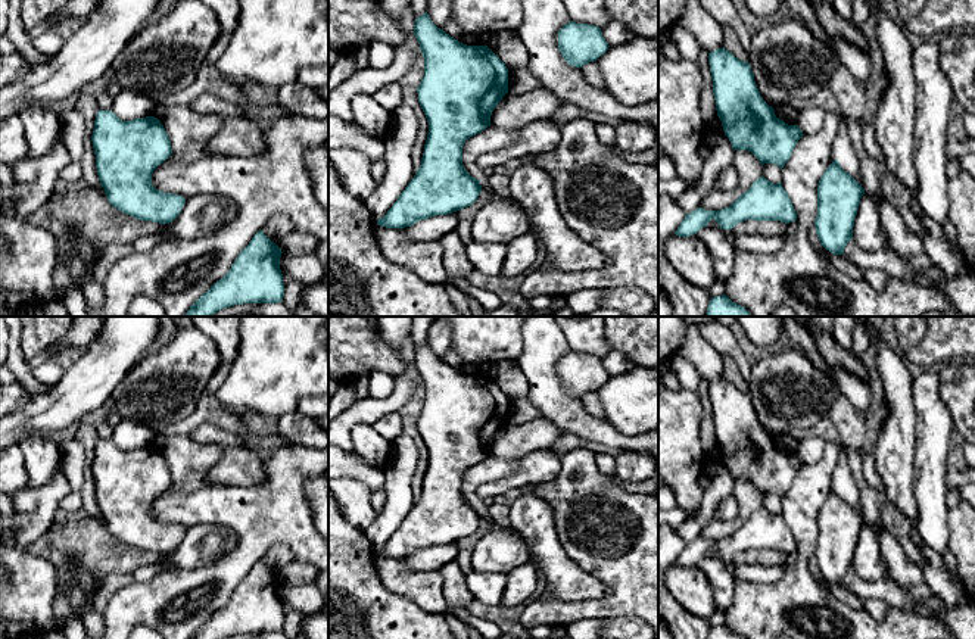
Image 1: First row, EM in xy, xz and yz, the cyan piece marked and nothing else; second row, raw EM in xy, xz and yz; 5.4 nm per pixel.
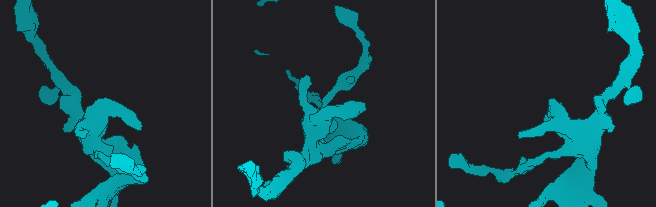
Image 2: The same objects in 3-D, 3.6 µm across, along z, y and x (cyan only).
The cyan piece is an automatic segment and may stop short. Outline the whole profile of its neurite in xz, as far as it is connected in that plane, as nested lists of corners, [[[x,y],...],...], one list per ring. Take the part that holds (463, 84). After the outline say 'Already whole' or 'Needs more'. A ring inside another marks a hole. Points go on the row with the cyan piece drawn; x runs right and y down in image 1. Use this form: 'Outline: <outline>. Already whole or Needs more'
Outline: [[[423,13],[415,19],[414,35],[420,44],[424,57],[424,77],[417,88],[418,103],[429,122],[429,134],[424,144],[421,165],[414,178],[401,193],[387,213],[377,219],[377,225],[386,228],[411,227],[421,219],[436,215],[448,215],[471,206],[480,191],[480,180],[471,177],[462,165],[464,143],[490,127],[490,116],[496,105],[508,93],[508,69],[505,63],[488,46],[467,46],[437,28],[429,13]]]. Already whole

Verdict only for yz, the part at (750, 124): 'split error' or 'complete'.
complete

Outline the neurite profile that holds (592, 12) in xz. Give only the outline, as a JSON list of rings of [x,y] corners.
[[[563,0],[563,3],[566,4],[570,21],[576,24],[602,28],[613,22],[604,0]]]

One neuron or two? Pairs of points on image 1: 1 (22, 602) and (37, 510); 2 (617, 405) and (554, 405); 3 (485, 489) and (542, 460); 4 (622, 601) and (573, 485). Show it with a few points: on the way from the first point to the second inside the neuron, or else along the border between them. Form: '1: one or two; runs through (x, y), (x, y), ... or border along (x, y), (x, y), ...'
1: one; runs through (22, 579), (22, 538), (25, 533)
2: two; border along (604, 417), (619, 432), (634, 436)
3: one; runs through (500, 486), (519, 479), (528, 471)
4: one; runs through (622, 572), (622, 545), (592, 514)

